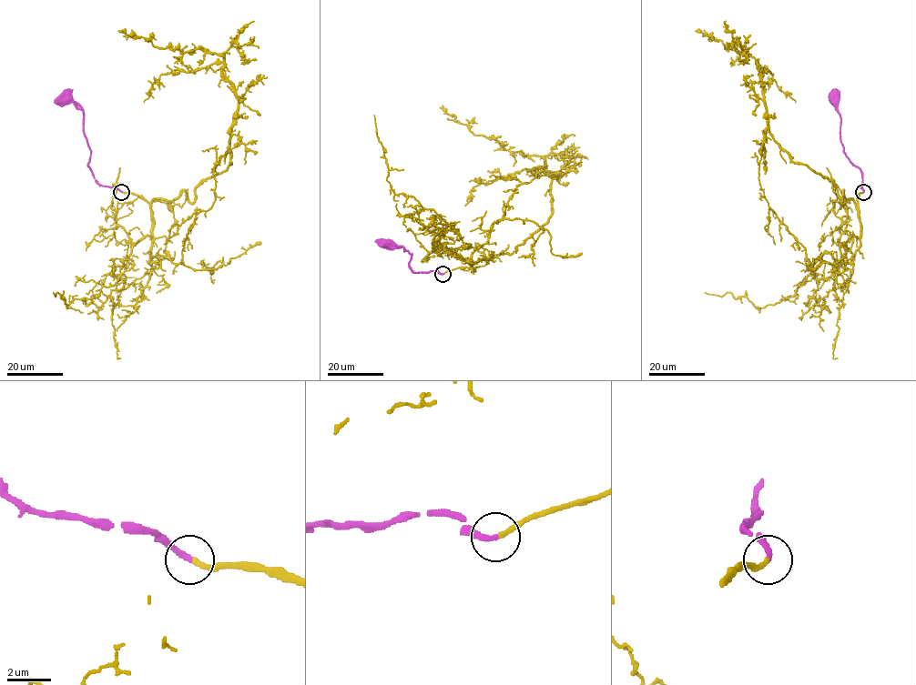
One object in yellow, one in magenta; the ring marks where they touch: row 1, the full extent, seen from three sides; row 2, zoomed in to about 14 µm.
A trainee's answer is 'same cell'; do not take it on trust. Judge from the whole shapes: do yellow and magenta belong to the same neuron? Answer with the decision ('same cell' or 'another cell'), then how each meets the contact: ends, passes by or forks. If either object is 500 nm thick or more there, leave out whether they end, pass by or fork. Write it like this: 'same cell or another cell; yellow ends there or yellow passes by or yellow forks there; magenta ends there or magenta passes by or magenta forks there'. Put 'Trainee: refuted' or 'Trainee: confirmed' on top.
Trainee: confirmed
same cell; yellow ends there; magenta ends there

